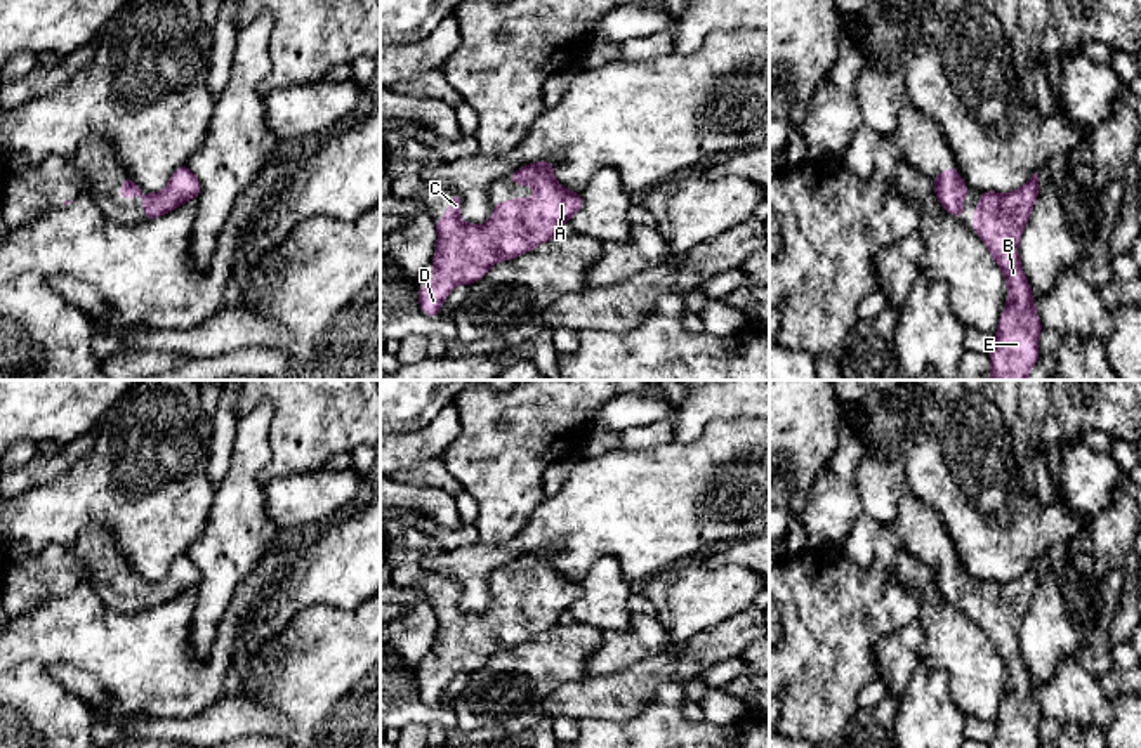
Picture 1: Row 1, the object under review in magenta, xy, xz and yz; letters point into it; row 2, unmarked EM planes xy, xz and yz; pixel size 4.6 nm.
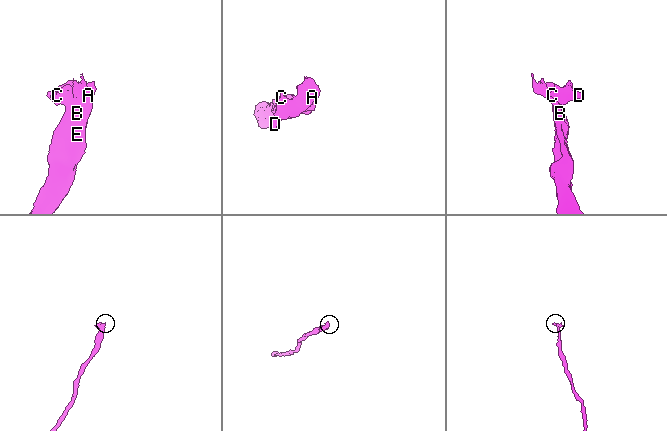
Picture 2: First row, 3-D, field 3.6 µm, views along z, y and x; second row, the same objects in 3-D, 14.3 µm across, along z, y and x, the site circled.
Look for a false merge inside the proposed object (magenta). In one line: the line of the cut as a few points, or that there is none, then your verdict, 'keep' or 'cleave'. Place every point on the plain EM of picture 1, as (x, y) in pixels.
no cut | keep

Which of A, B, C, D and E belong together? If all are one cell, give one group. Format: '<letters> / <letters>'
A B C D E

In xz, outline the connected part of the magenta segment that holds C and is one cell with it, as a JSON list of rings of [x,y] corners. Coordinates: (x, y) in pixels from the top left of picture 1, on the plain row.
[[[554,552],[524,554],[509,564],[511,573],[531,574],[535,587],[497,590],[485,614],[464,611],[460,587],[450,581],[446,604],[434,609],[436,642],[431,656],[436,668],[417,679],[420,699],[438,706],[438,699],[455,673],[472,673],[502,649],[519,646],[540,632],[554,628],[564,611],[584,595],[580,581],[566,580],[552,564]]]

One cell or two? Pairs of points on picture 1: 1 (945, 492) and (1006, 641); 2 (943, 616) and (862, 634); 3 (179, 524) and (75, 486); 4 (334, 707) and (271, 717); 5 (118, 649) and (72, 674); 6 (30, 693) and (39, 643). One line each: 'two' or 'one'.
1: two
2: two
3: one
4: two
5: two
6: two

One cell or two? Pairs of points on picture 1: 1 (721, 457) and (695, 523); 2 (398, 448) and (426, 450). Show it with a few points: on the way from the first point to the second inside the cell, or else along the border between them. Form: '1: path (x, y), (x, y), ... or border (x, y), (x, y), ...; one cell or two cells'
1: path (719, 472), (719, 478), (695, 502), (695, 507); one cell
2: path (405, 448), (419, 448); one cell

